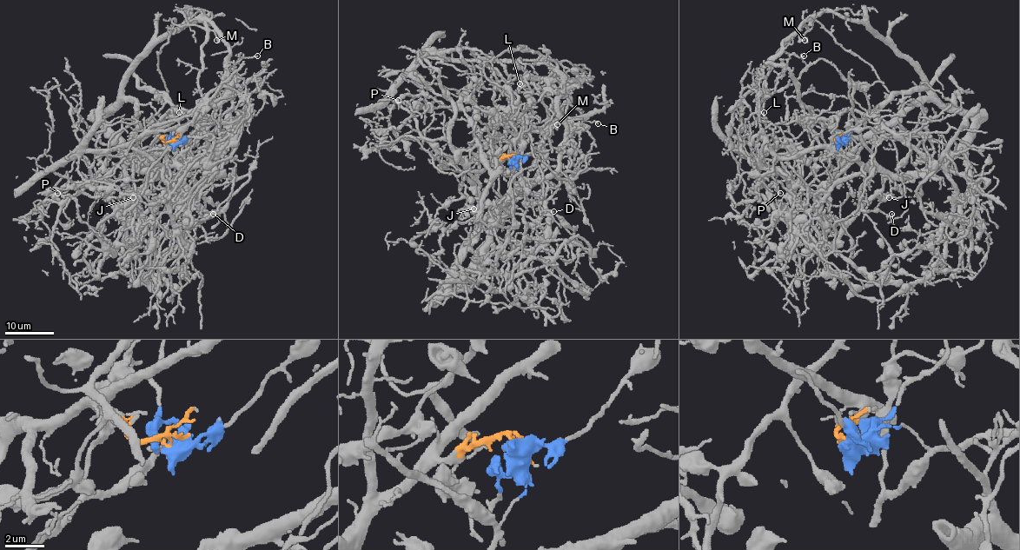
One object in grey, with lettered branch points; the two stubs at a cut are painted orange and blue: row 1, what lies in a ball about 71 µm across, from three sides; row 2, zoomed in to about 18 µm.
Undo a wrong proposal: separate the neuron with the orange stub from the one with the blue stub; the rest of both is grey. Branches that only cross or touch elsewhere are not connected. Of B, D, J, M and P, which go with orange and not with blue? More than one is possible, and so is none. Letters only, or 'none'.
D, J

